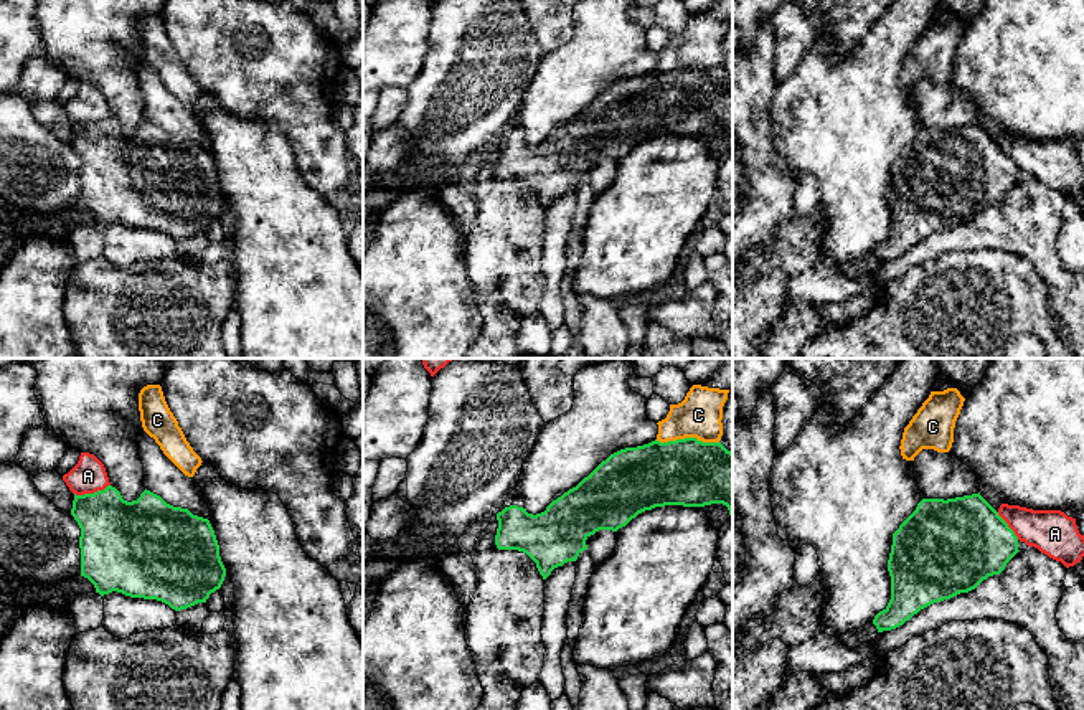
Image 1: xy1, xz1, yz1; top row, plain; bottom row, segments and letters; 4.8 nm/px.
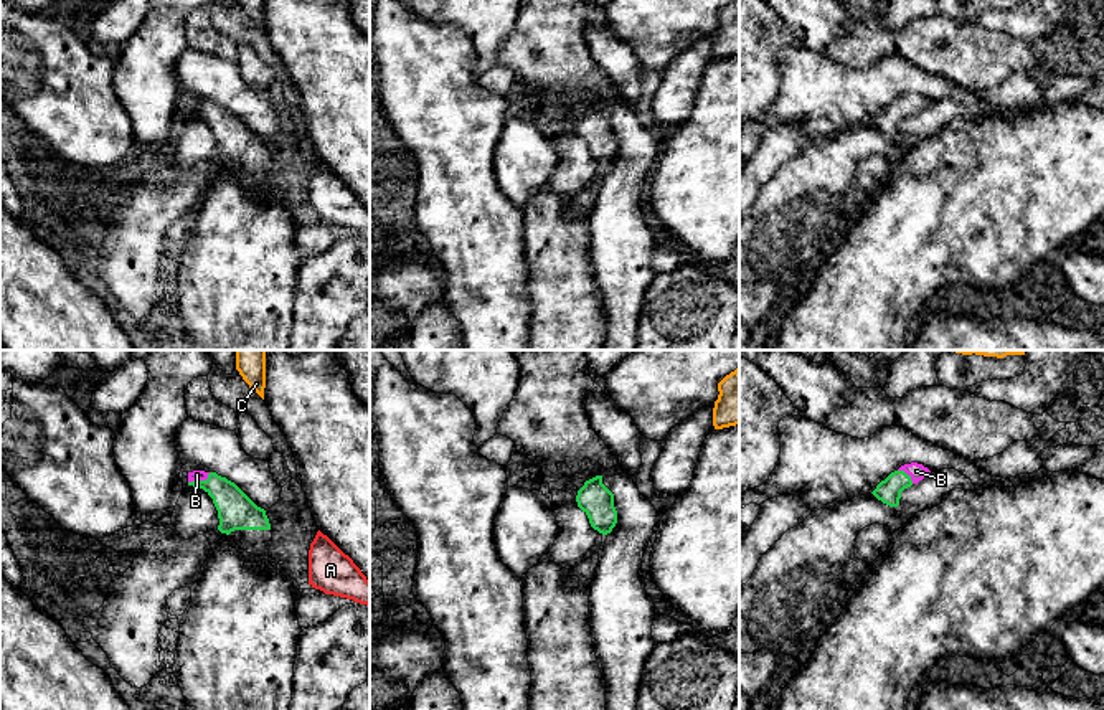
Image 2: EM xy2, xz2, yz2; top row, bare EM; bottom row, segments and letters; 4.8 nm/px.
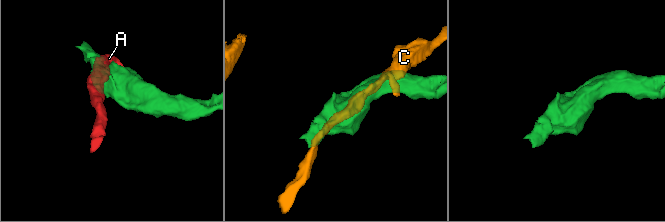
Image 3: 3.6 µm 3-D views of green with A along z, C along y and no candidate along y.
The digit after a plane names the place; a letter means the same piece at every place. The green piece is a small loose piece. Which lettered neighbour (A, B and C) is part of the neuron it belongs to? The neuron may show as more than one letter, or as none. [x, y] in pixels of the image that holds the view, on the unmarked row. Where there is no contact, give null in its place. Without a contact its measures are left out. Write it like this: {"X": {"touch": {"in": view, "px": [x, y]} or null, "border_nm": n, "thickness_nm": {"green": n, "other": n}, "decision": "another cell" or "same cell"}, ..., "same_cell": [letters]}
{"A": {"touch": {"in": "xy1", "px": [91, 124]}, "border_nm": 180, "thickness_nm": {"green": 360, "other": 170}, "decision": "another cell"}, "B": {"touch": {"in": "xy2", "px": [200, 111]}, "border_nm": 120, "thickness_nm": {"green": 180, "other": 50}, "decision": "same cell"}, "C": {"touch": {"in": "xz1", "px": [687, 68]}, "border_nm": 320, "thickness_nm": {"green": 320, "other": 220}, "decision": "another cell"}, "same_cell": ["B"]}

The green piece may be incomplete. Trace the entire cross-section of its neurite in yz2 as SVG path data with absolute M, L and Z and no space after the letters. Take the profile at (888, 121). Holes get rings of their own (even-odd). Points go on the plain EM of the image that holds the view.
M904 94L898 101L891 102L885 111L881 111L871 124L883 134L898 137L901 122L922 111L929 102L931 101L922 94Z

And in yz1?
M980 122L947 130L922 129L893 163L888 190L891 230L873 254L878 263L896 259L921 239L969 223L988 206L1000 205L1018 182L1018 167Z

